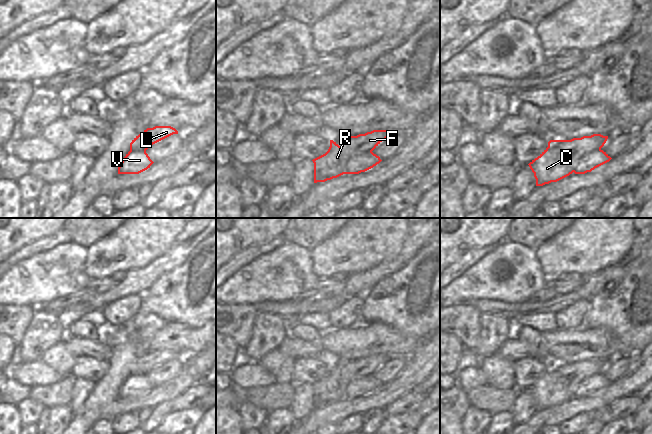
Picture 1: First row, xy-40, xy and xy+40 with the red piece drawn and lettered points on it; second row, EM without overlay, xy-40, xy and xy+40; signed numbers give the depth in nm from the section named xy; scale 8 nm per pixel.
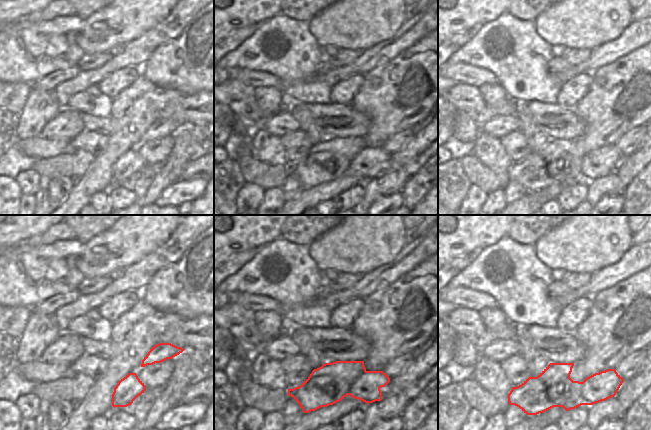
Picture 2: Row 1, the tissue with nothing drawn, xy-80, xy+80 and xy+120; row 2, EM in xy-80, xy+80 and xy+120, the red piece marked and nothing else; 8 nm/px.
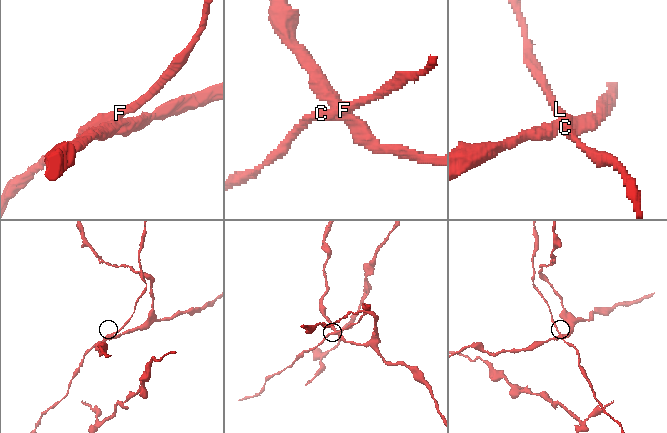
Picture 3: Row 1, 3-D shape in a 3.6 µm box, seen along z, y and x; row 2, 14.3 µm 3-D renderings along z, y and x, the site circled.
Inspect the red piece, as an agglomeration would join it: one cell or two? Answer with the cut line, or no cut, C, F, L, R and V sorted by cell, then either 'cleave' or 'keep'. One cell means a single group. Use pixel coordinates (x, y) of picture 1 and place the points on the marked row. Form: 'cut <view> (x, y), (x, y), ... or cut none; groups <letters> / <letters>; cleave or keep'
cut xy (371, 151), (365, 151), (353, 156), (346, 165), (345, 173); groups C F L R / V; cleave

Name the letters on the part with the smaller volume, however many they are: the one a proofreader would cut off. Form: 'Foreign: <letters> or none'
Foreign: C, F, L, R

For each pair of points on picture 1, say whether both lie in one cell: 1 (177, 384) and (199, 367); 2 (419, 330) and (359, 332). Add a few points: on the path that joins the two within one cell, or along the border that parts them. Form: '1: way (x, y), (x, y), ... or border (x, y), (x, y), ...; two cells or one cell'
1: way (182, 381), (194, 369); one cell
2: border (379, 322), (386, 323), (409, 335), (424, 337); two cells

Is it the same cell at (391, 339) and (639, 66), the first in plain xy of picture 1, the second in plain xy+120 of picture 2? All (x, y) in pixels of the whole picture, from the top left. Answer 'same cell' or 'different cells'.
different cells

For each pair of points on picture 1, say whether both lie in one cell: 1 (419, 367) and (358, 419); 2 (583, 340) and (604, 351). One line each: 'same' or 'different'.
1: different
2: same

